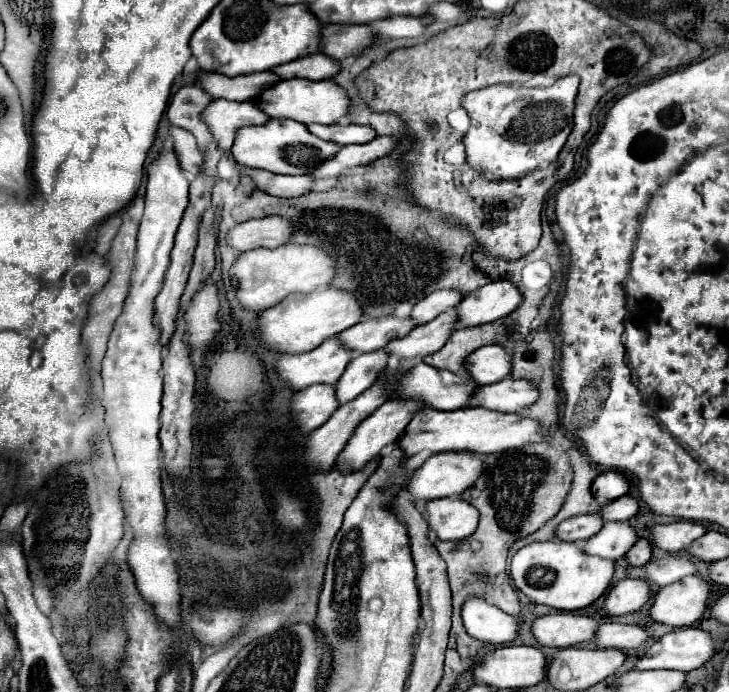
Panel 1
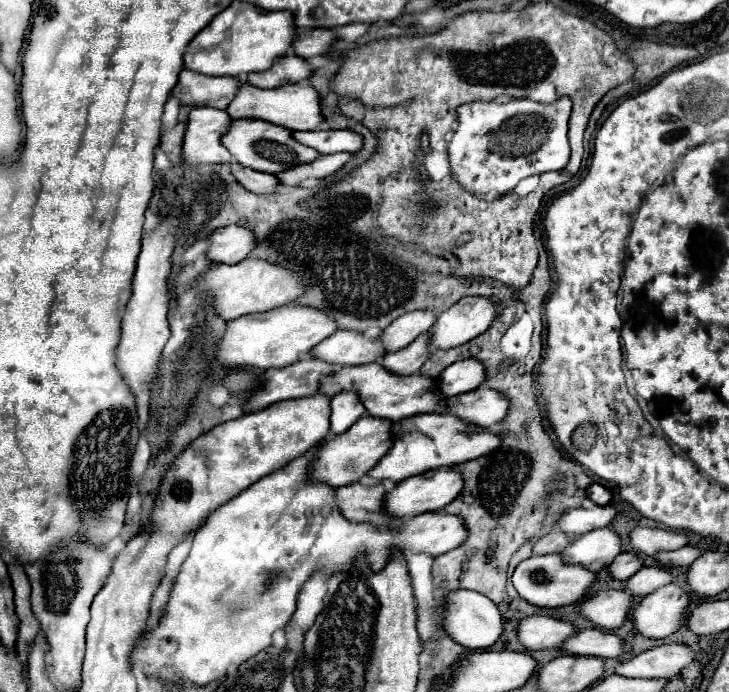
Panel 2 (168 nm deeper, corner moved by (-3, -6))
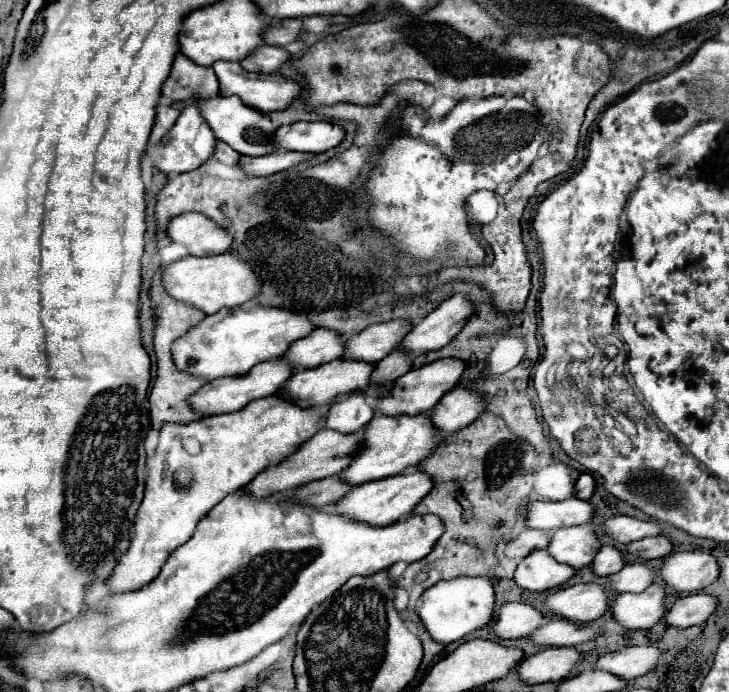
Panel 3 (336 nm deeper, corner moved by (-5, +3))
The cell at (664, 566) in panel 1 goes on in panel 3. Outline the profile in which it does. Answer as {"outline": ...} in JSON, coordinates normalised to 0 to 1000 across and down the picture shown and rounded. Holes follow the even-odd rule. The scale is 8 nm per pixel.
{"outline":[[[868,814],[868,816],[857,816],[849,828],[835,831],[833,842],[838,851],[844,851],[846,857],[879,857],[885,854],[893,842],[898,840],[898,822],[882,816],[882,814]]]}

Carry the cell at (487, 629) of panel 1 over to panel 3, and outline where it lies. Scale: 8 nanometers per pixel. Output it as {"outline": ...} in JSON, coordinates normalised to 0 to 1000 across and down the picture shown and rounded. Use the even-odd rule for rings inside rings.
{"outline":[[[624,834],[616,840],[602,840],[580,857],[575,892],[597,926],[621,929],[654,909],[668,906],[676,897],[676,877],[679,877],[679,854],[671,837]]]}

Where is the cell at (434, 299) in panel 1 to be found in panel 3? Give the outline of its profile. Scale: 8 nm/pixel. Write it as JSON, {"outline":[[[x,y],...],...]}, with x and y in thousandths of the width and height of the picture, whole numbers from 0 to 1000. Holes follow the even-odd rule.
{"outline":[[[536,461],[525,467],[512,467],[473,496],[473,519],[517,525],[539,504],[545,504],[545,499],[564,478],[564,473],[567,464],[561,461]]]}

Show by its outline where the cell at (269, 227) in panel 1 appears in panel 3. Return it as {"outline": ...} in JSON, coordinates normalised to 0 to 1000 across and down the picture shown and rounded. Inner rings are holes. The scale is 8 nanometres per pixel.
{"outline":[[[276,308],[243,311],[235,316],[229,340],[235,348],[257,354],[259,366],[267,371],[300,368],[314,363],[320,354],[320,337]]]}

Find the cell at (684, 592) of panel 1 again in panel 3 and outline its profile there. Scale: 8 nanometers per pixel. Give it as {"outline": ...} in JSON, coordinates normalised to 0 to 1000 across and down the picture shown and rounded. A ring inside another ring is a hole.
{"outline":[[[896,842],[882,857],[852,857],[838,874],[841,892],[860,909],[893,909],[915,886],[912,851]]]}

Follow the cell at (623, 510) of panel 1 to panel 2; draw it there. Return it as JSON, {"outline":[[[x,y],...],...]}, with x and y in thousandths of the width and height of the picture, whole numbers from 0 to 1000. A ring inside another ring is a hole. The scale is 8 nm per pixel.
{"outline":[[[813,731],[813,734],[783,734],[775,737],[767,751],[764,763],[778,775],[789,777],[816,763],[830,763],[844,749],[846,737],[841,731]]]}

